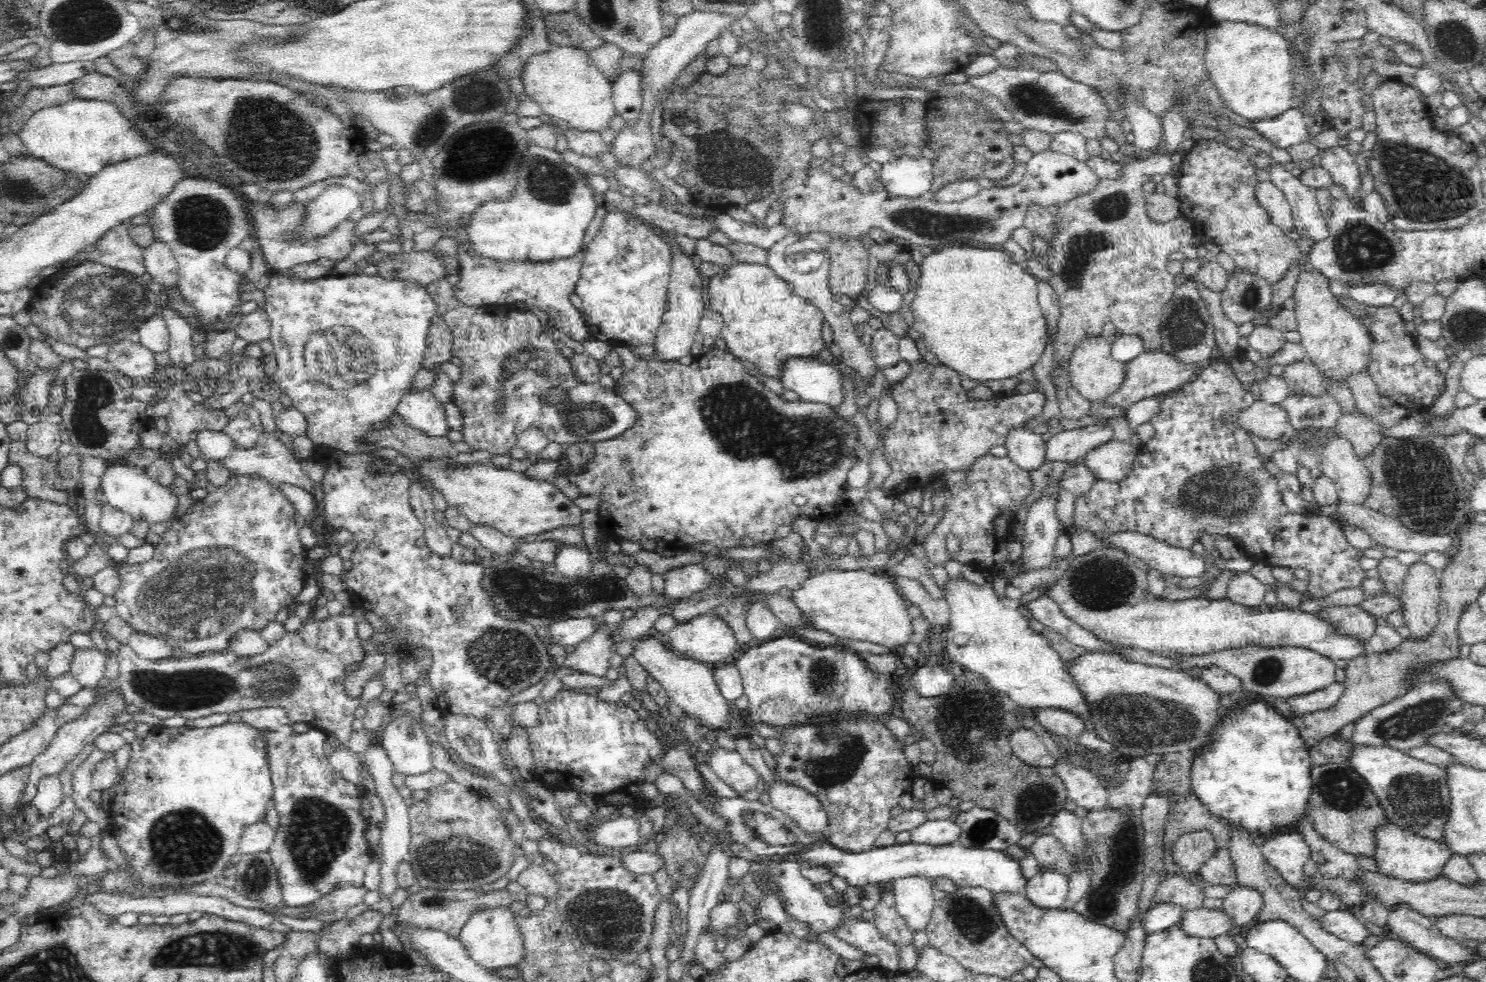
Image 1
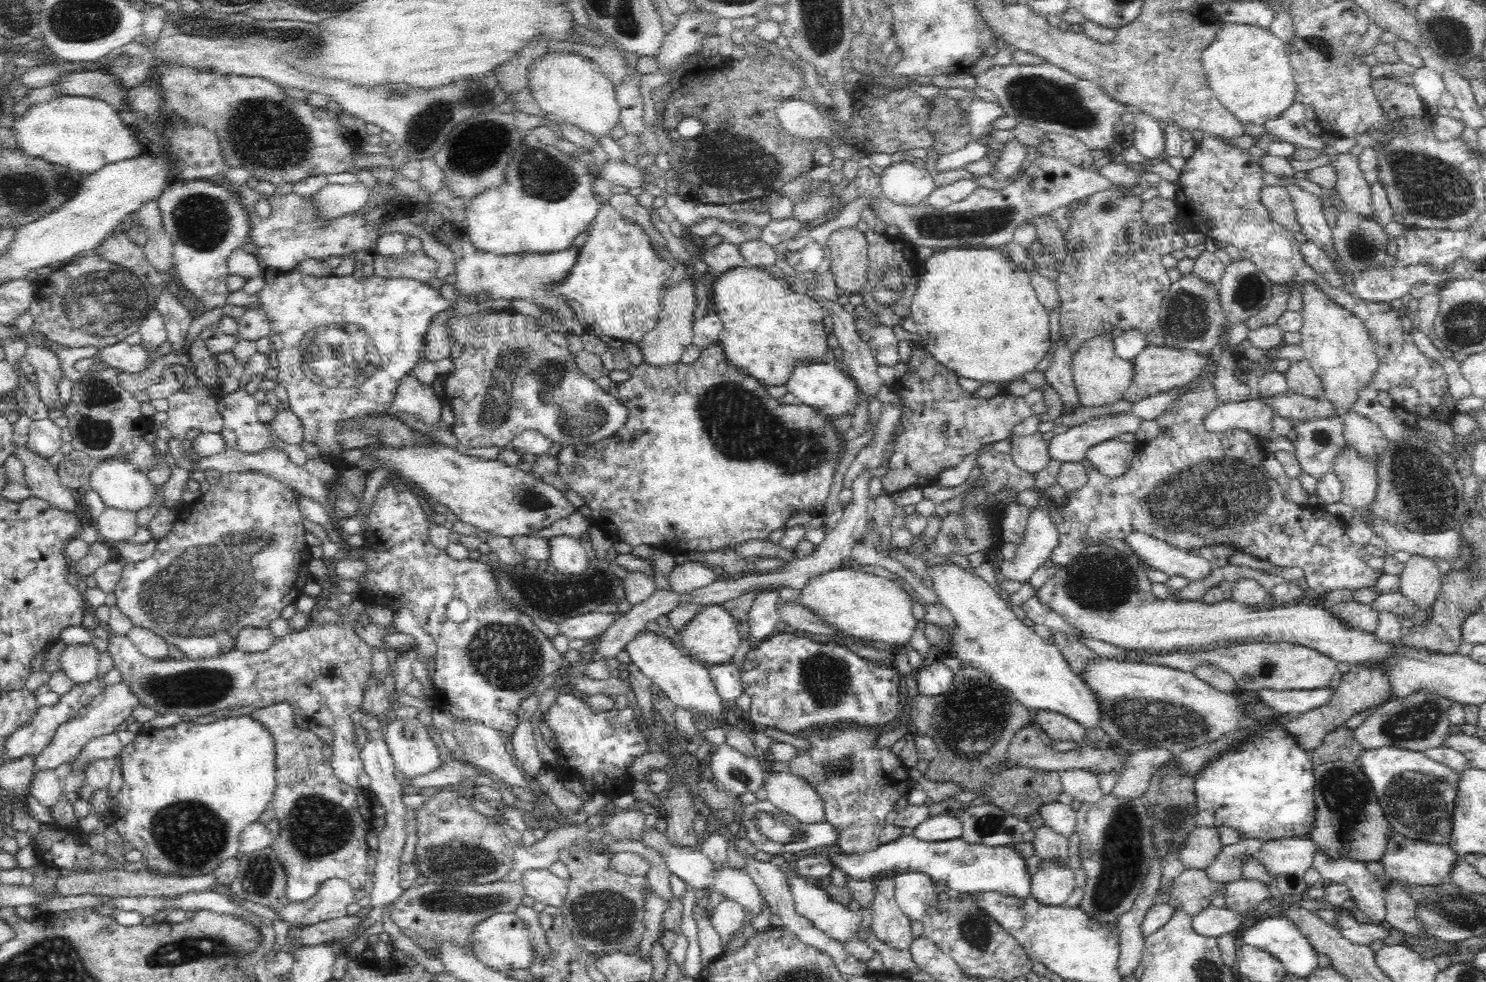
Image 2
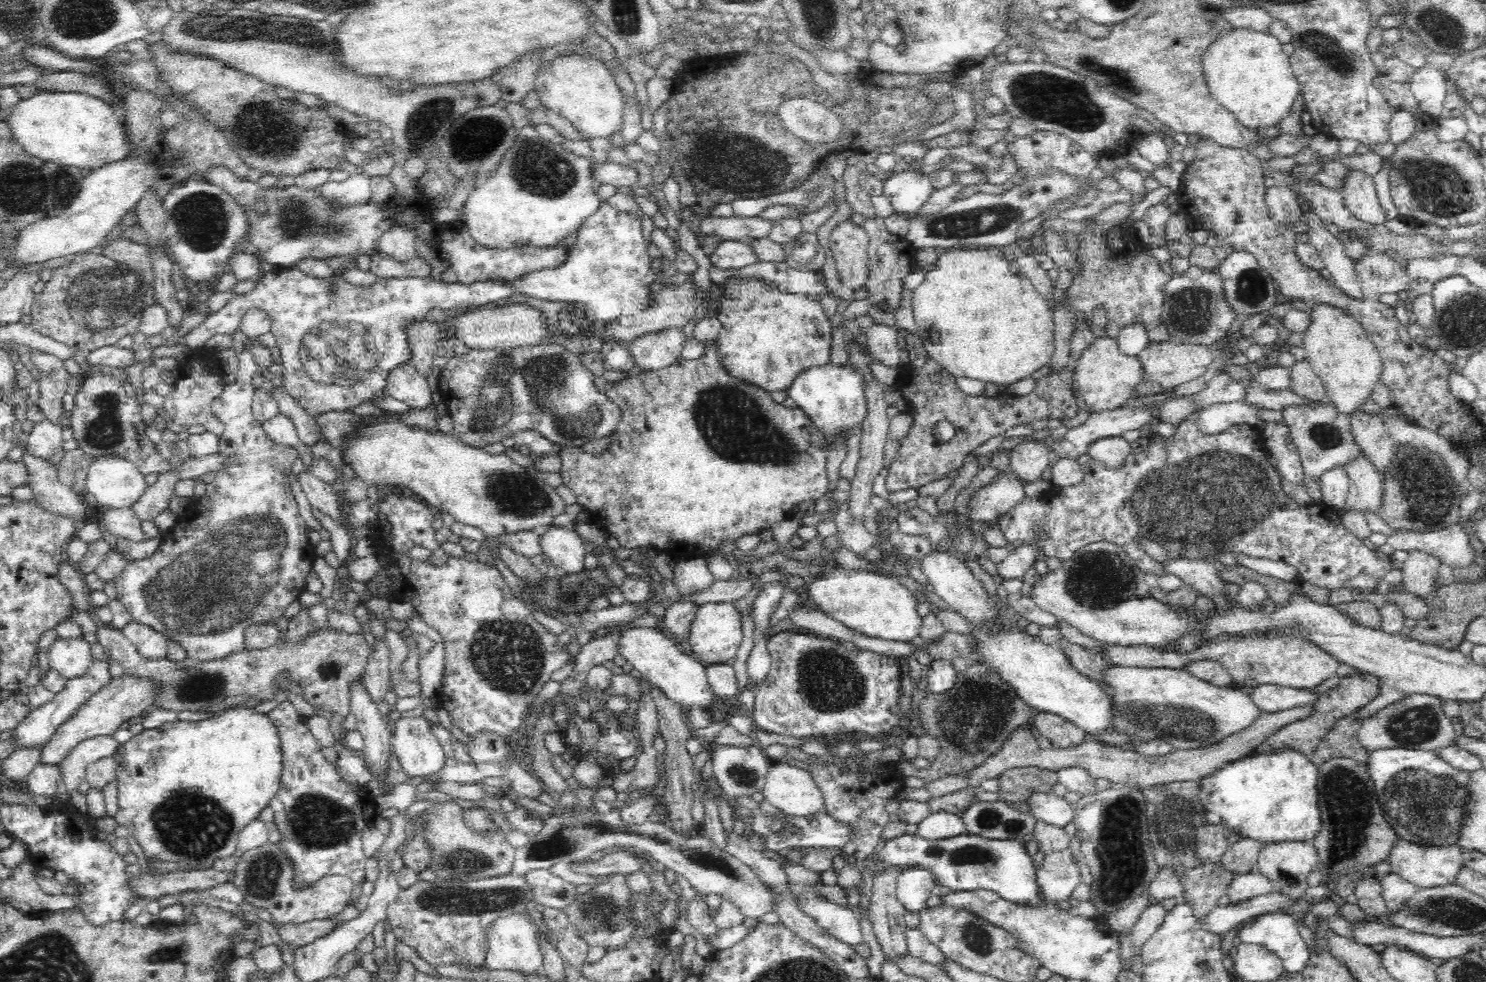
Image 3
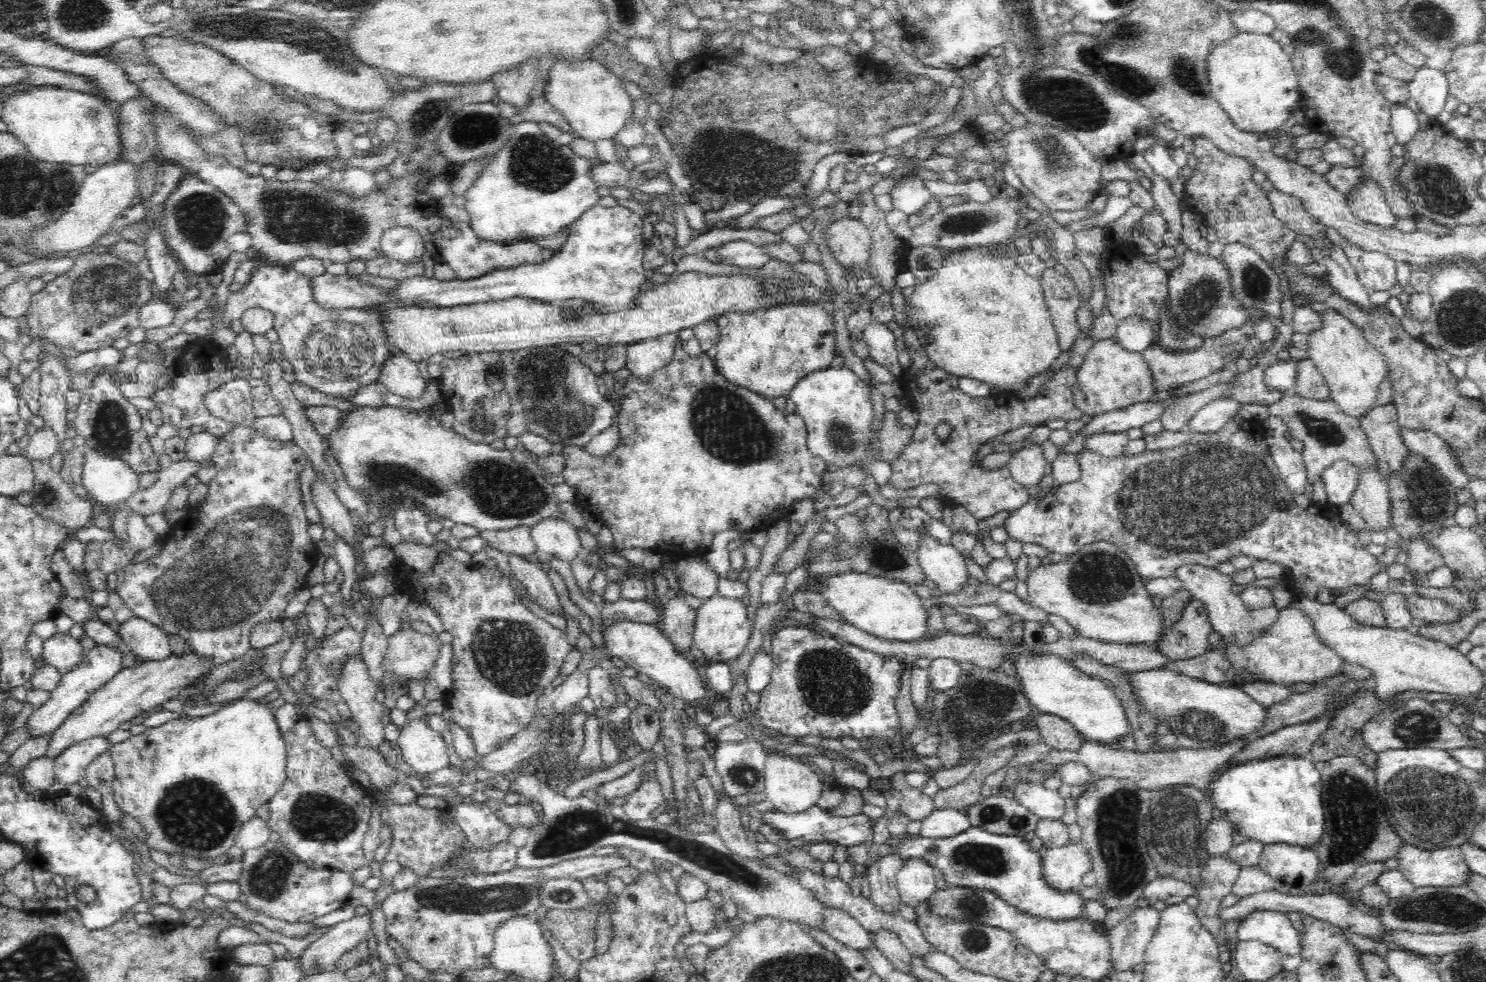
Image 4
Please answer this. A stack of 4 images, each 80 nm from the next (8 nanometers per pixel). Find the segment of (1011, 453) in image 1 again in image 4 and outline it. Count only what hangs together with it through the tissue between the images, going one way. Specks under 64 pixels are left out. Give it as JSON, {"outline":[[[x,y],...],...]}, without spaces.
{"outline":[[[1028,445],[1018,449],[1005,466],[1014,480],[1024,486],[1036,486],[1044,474],[1046,458],[1041,445]]]}

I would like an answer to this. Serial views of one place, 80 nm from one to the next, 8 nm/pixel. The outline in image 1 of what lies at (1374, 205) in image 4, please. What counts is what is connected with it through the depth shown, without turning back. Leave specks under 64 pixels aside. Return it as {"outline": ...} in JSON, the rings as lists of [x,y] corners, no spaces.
{"outline":[[[1340,144],[1319,152],[1321,168],[1332,177],[1332,182],[1342,185],[1345,196],[1360,199],[1360,169],[1354,156]]]}

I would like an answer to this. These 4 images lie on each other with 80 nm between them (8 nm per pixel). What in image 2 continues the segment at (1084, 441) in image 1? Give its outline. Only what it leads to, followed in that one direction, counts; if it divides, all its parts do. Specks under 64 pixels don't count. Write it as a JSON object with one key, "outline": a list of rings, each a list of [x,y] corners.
{"outline":[[[1129,412],[1118,414],[1106,414],[1090,417],[1080,425],[1070,427],[1066,432],[1056,434],[1049,441],[1049,455],[1052,460],[1064,462],[1081,462],[1086,458],[1086,453],[1093,446],[1098,446],[1102,442],[1117,438],[1121,432],[1131,432],[1135,434],[1142,420],[1134,418]]]}

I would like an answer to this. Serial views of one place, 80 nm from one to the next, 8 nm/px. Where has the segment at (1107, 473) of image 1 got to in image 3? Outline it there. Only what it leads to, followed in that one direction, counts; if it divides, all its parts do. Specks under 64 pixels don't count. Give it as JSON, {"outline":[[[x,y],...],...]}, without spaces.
{"outline":[[[1123,436],[1107,438],[1090,444],[1087,455],[1106,470],[1120,470],[1126,464],[1132,448]]]}

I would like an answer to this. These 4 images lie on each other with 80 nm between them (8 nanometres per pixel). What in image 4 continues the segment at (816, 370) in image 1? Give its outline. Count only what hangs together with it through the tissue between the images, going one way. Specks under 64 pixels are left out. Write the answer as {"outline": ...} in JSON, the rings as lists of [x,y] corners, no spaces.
{"outline":[[[827,367],[799,378],[788,398],[796,404],[797,413],[804,417],[809,430],[810,452],[822,457],[833,470],[848,466],[861,468],[864,465],[868,467],[868,474],[880,482],[880,488],[888,484],[891,466],[888,466],[888,462],[871,460],[867,456],[869,426],[873,415],[868,382],[861,380],[847,367]]]}

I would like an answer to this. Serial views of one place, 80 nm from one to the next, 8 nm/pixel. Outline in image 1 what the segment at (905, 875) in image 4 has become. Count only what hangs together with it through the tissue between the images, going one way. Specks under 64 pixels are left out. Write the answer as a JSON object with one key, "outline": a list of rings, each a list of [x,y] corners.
{"outline":[[[911,877],[892,884],[895,907],[913,934],[926,932],[935,905],[932,880]]]}

